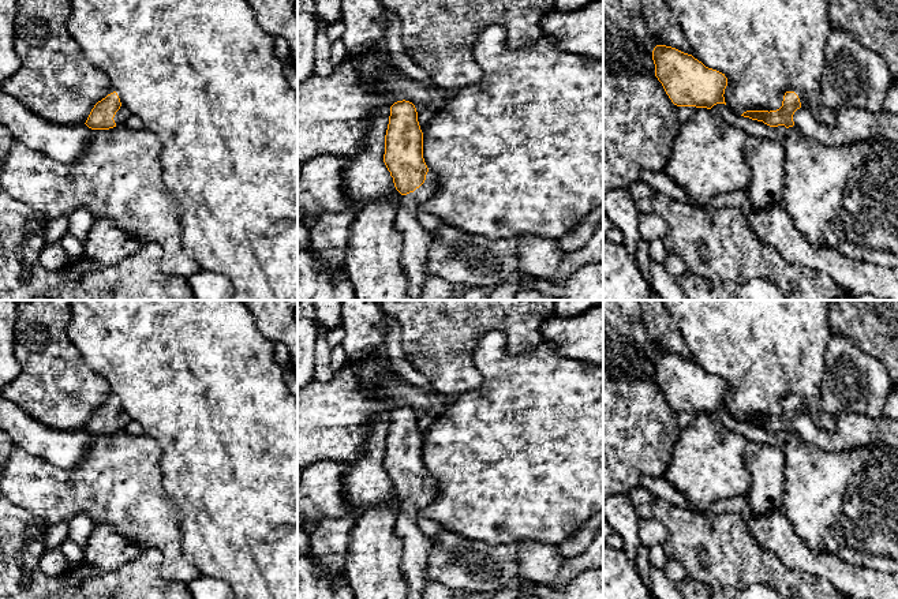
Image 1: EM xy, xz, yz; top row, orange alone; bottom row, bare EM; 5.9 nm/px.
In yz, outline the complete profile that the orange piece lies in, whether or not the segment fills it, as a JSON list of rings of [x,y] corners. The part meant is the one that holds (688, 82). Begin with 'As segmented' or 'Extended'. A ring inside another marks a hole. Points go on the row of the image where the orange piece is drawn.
As segmented. [[[666,45],[654,48],[652,60],[655,76],[674,105],[707,109],[716,104],[726,105],[725,74],[706,67],[692,55]]]

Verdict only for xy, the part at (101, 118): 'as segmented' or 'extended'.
extended

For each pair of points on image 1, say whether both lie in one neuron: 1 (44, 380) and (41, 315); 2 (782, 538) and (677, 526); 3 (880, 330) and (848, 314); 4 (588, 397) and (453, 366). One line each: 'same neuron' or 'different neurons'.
1: same neuron
2: different neurons
3: same neuron
4: different neurons

